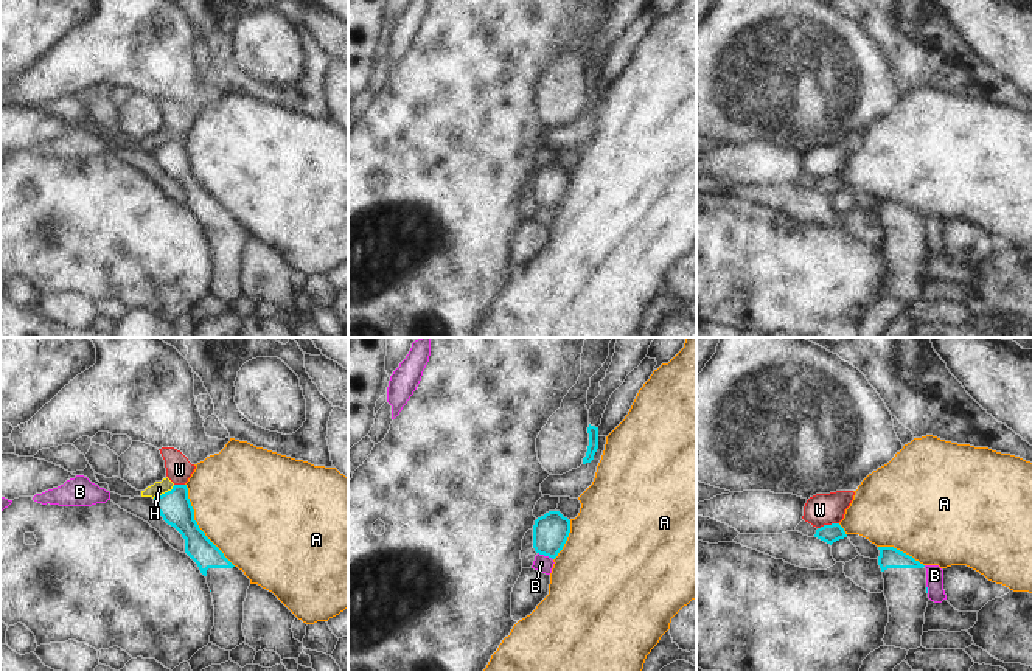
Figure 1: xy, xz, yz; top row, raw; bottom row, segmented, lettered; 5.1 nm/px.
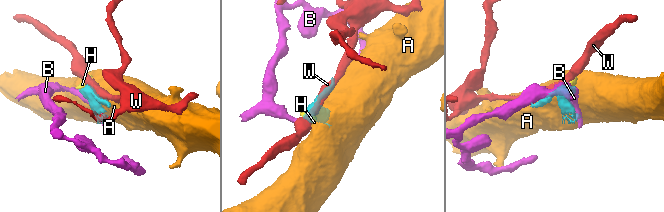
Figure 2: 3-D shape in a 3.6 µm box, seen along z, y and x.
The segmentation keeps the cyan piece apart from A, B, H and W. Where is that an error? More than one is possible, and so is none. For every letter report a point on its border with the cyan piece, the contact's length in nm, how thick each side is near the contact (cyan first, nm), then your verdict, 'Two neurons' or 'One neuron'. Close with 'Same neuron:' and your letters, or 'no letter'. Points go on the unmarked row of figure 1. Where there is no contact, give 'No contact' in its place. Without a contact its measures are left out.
A: Touches cyan at xy (198, 177). Shared border 500 nm. Thickness 170 nm (cyan) against 480 nm. Two neurons
B: Touches cyan at xz (546, 207). Shared border 90 nm. Thickness 190 nm (cyan) against 90 nm. Two neurons
H: Touches cyan at xy (165, 145). Shared border 140 nm. Thickness 170 nm (cyan) against 70 nm. Two neurons
W: Touches cyan at yz (827, 177). Shared border 120 nm. Thickness 100 nm (cyan) against 160 nm. Two neurons
Same neuron: no letter.

